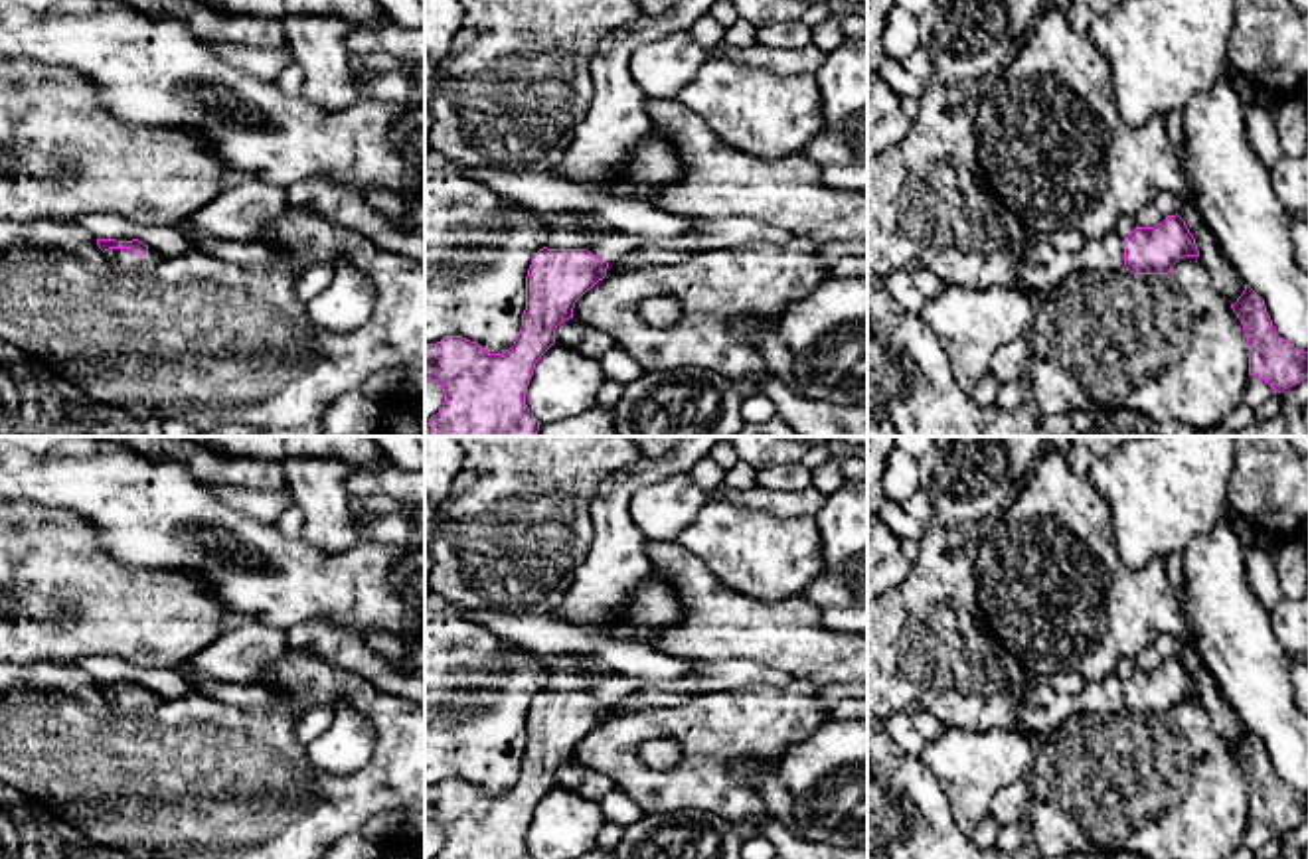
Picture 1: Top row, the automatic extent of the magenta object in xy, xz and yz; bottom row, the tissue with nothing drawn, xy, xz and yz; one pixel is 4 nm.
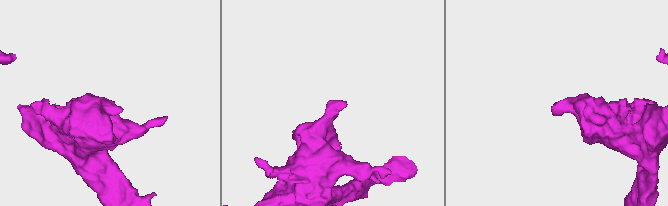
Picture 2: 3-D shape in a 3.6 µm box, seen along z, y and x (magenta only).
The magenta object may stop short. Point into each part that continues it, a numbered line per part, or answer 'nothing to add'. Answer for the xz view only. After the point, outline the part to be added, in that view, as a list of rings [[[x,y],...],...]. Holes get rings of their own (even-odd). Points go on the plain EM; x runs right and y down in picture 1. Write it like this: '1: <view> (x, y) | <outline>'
1: xz (573, 672) | [[[585,654],[557,656],[547,664],[547,691],[589,691],[597,660]]]

